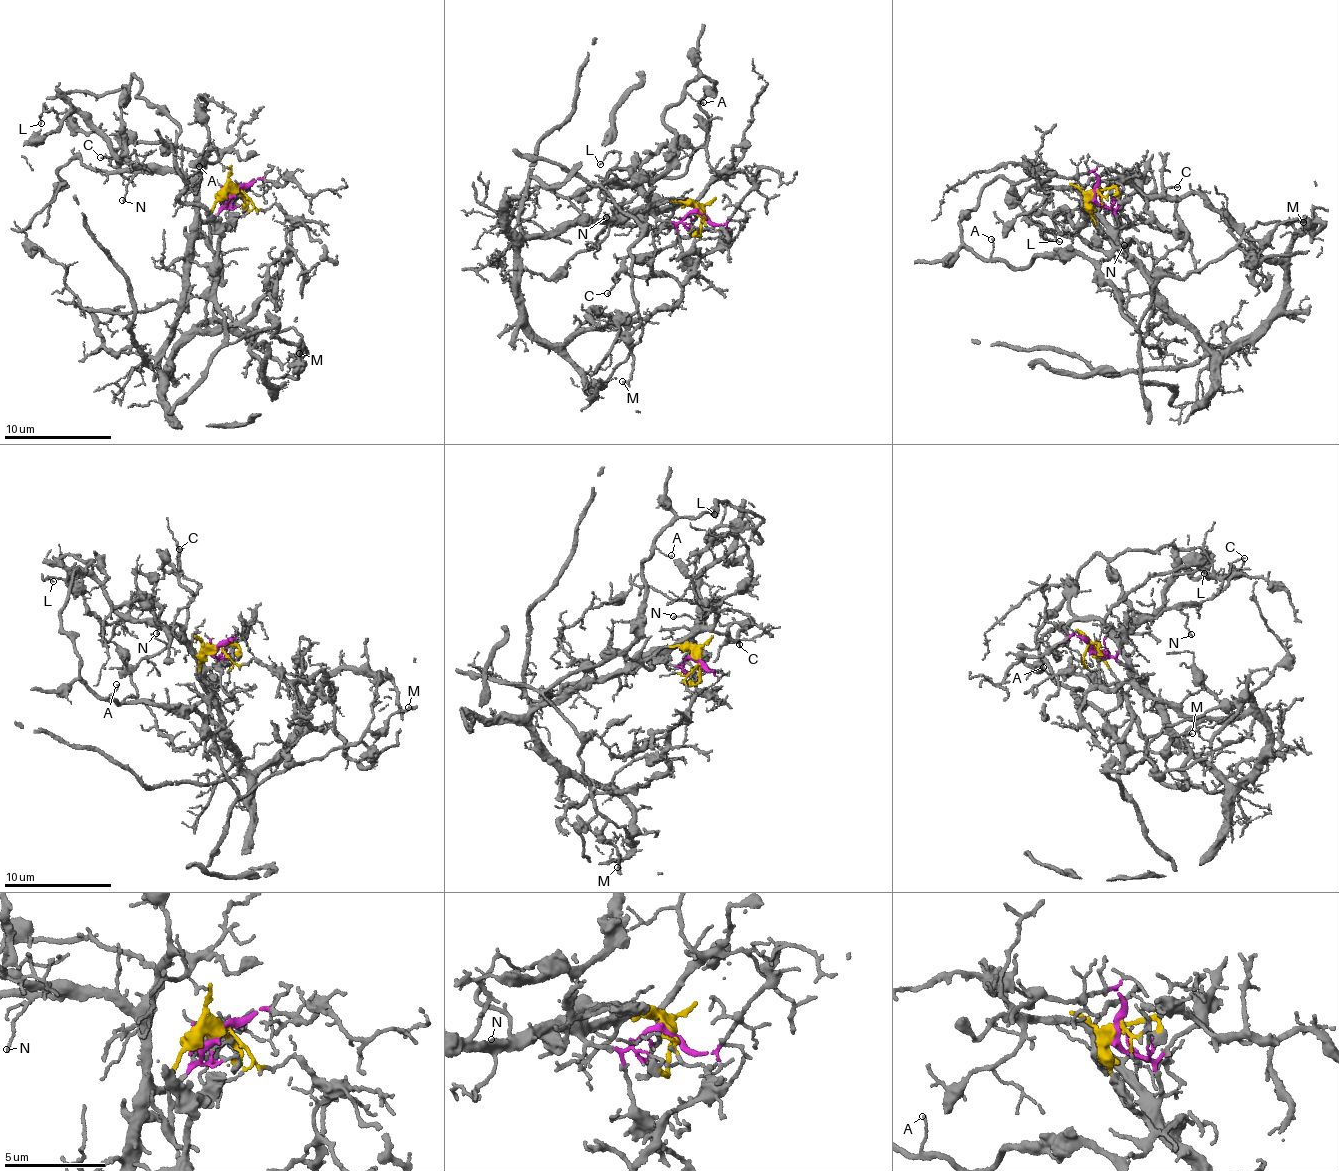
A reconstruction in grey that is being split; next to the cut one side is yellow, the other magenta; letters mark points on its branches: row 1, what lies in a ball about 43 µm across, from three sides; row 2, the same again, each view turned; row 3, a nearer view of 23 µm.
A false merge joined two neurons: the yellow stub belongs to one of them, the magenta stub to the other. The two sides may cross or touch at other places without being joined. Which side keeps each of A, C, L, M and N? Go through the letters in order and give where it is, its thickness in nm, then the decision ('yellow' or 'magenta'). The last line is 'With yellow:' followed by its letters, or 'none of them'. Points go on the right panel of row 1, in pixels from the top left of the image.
A: (991, 239) | 110 nm | yellow
C: (1177, 187) | 120 nm | magenta
L: (1059, 241) | 100 nm | magenta
M: (1303, 222) | 180 nm | yellow
N: (1124, 245) | 120 nm | magenta
With yellow: A, M

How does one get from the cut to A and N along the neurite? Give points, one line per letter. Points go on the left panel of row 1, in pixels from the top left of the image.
A: (235, 190), (211, 209), (210, 248), (216, 251), (221, 227), (203, 207), (179, 198), (188, 177), (200, 165)
N: (236, 191), (215, 214), (201, 220), (191, 185), (168, 170), (143, 171), (134, 174), (122, 201)

